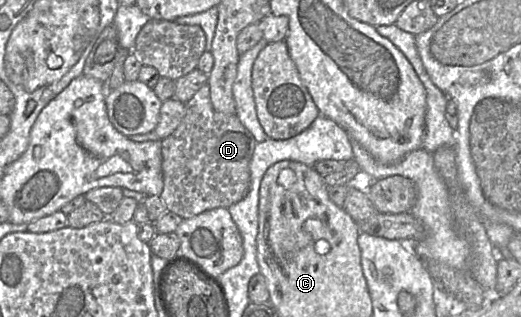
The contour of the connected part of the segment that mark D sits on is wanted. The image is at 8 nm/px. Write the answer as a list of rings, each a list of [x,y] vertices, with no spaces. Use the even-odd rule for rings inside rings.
[[[207,84],[185,105],[186,113],[180,125],[171,135],[161,140],[164,187],[160,197],[169,211],[183,219],[190,219],[205,211],[229,208],[248,194],[250,161],[257,141],[236,115],[223,114],[214,109]]]

